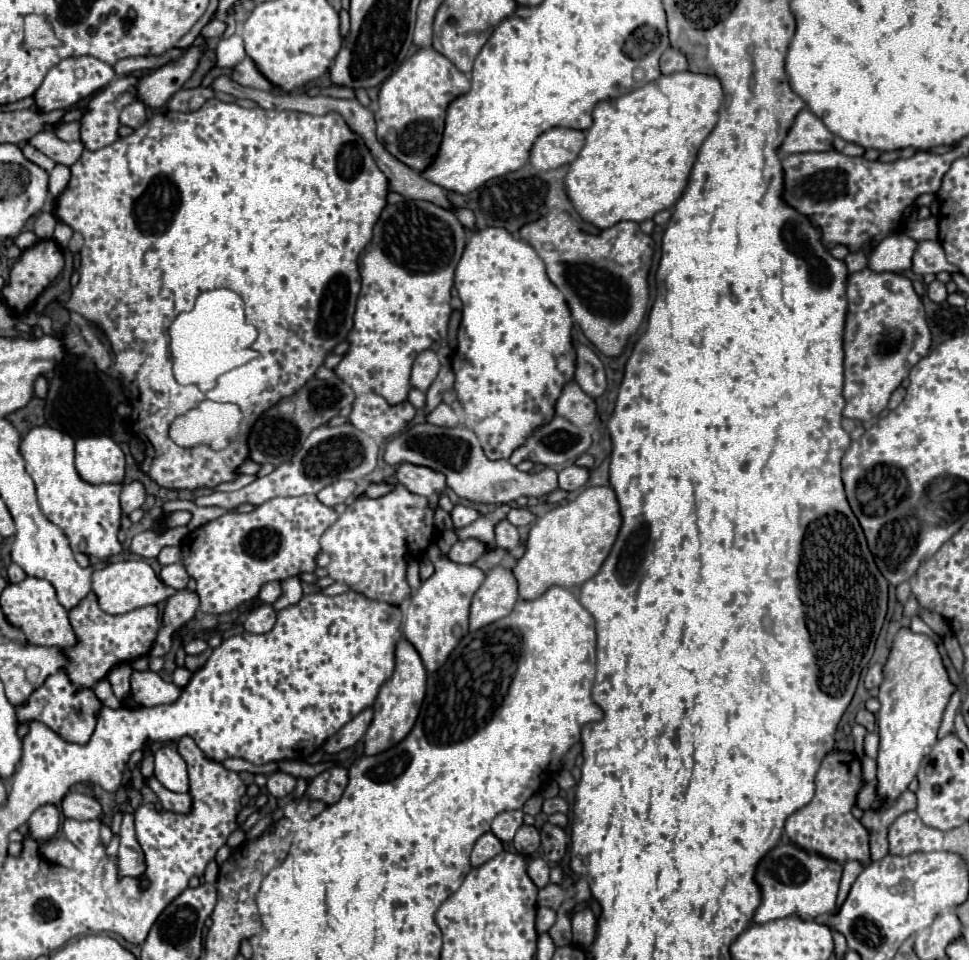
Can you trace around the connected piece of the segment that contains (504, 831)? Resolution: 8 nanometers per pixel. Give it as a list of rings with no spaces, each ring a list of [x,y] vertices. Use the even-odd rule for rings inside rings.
[[[503,811],[493,819],[491,831],[501,841],[513,841],[513,837],[521,825],[523,825],[523,811]]]

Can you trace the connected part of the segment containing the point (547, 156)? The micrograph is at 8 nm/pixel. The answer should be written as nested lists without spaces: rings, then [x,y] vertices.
[[[553,127],[537,137],[529,161],[539,171],[549,171],[567,165],[575,159],[575,155],[579,155],[583,139],[585,133],[579,129]]]

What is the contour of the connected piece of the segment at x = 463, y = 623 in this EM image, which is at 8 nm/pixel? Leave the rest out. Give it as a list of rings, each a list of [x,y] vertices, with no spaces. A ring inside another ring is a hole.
[[[431,545],[427,549],[427,557],[433,561],[435,573],[431,579],[421,583],[419,591],[411,595],[401,629],[403,629],[403,637],[419,653],[427,673],[433,673],[447,661],[447,657],[457,647],[461,637],[469,631],[469,605],[475,591],[483,583],[485,573],[475,565],[451,563],[447,557],[439,553],[437,545]]]

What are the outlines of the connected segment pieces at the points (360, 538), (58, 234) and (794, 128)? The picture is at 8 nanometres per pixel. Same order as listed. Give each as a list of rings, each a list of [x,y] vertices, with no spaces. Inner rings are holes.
[[[399,485],[383,499],[357,499],[321,537],[321,549],[331,555],[327,567],[329,577],[347,581],[353,591],[359,591],[369,599],[399,605],[411,595],[405,581],[403,555],[419,555],[435,537],[439,537],[433,525],[433,513],[435,511],[427,507],[427,499],[403,491]]]
[[[57,223],[57,229],[55,229],[55,233],[53,233],[53,239],[55,239],[61,247],[68,246],[71,235],[73,235],[71,227],[67,227],[67,225],[63,225],[63,223]]]
[[[801,109],[795,117],[785,141],[781,143],[777,155],[783,159],[791,153],[807,153],[807,151],[827,151],[831,149],[833,133],[823,125],[819,117],[811,111]]]

